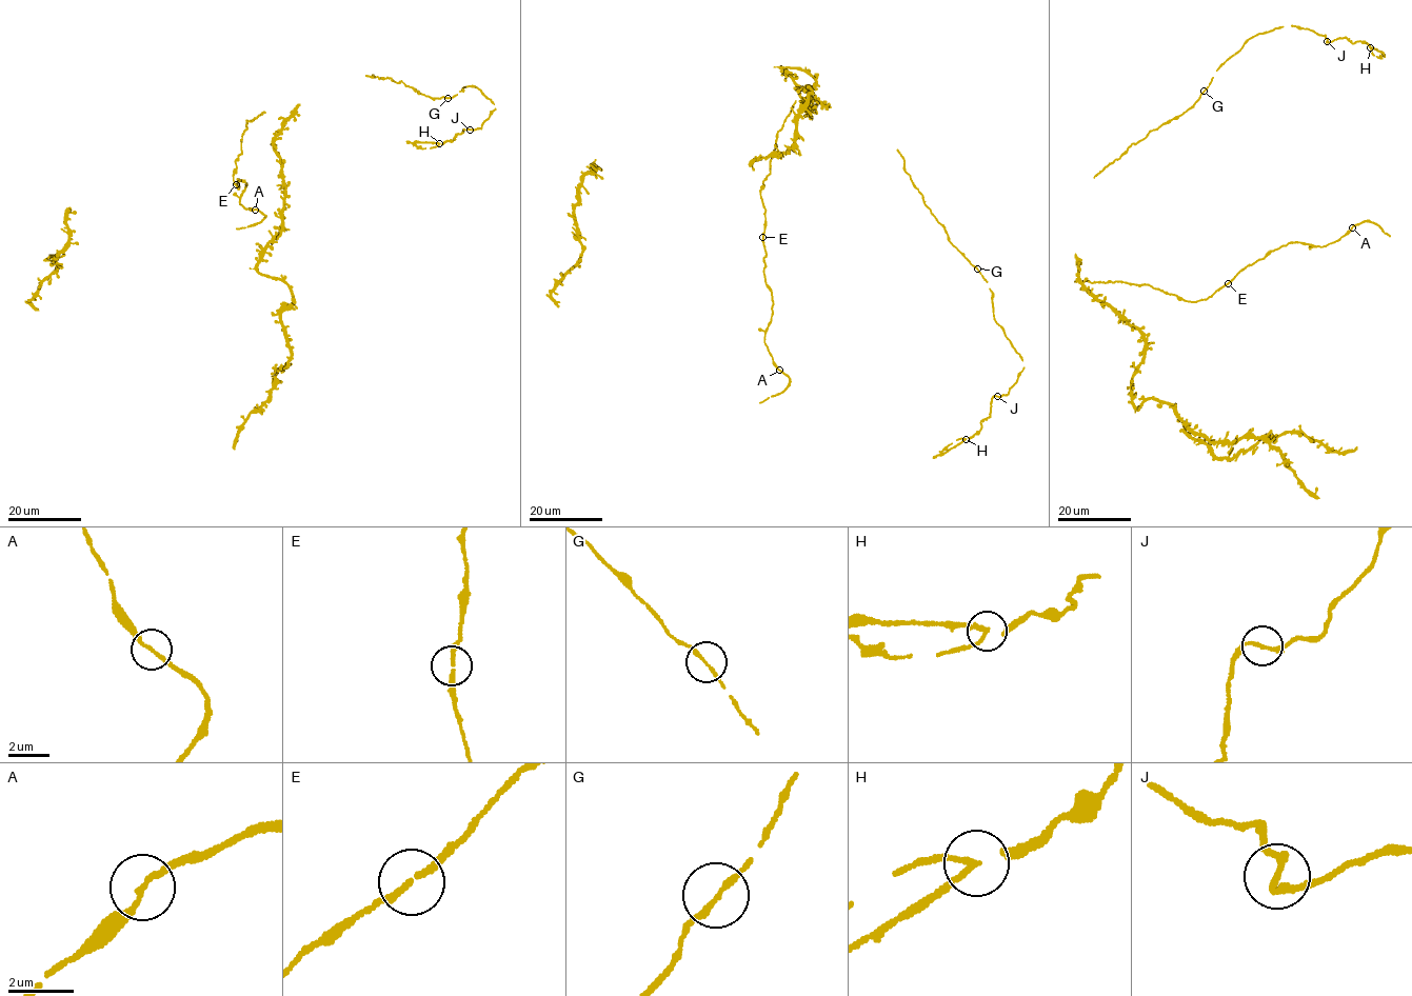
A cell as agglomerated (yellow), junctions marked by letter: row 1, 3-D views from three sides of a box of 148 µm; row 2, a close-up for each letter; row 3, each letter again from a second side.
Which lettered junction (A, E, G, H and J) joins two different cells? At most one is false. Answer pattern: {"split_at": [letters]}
{"split_at": ["H"]}

